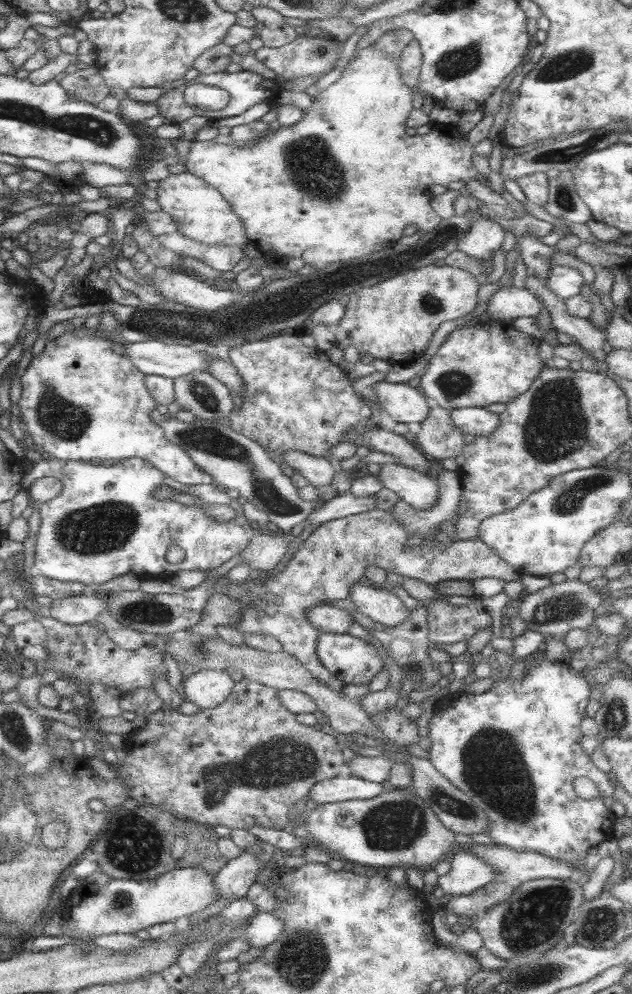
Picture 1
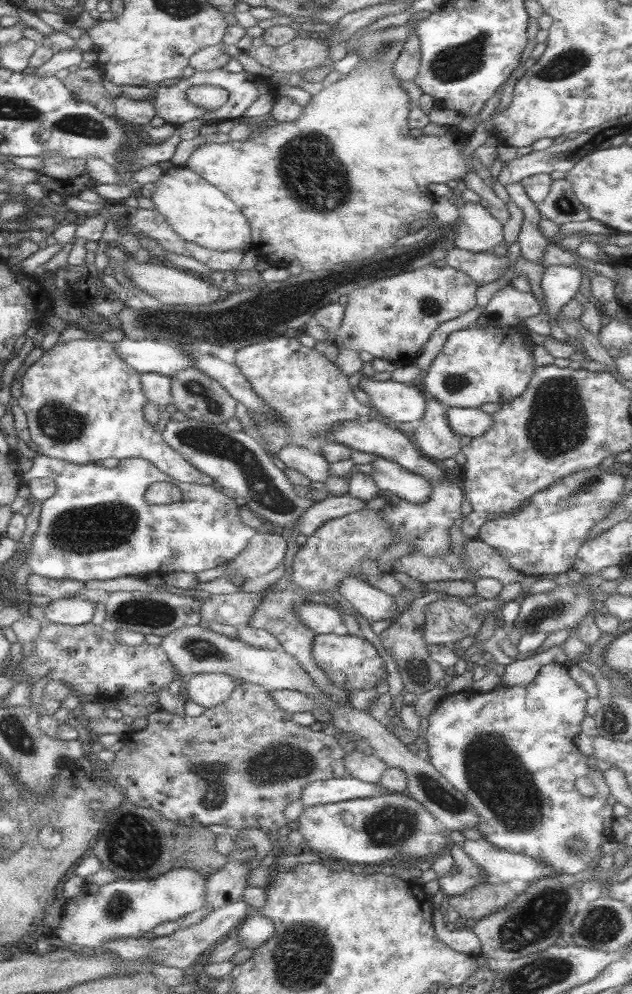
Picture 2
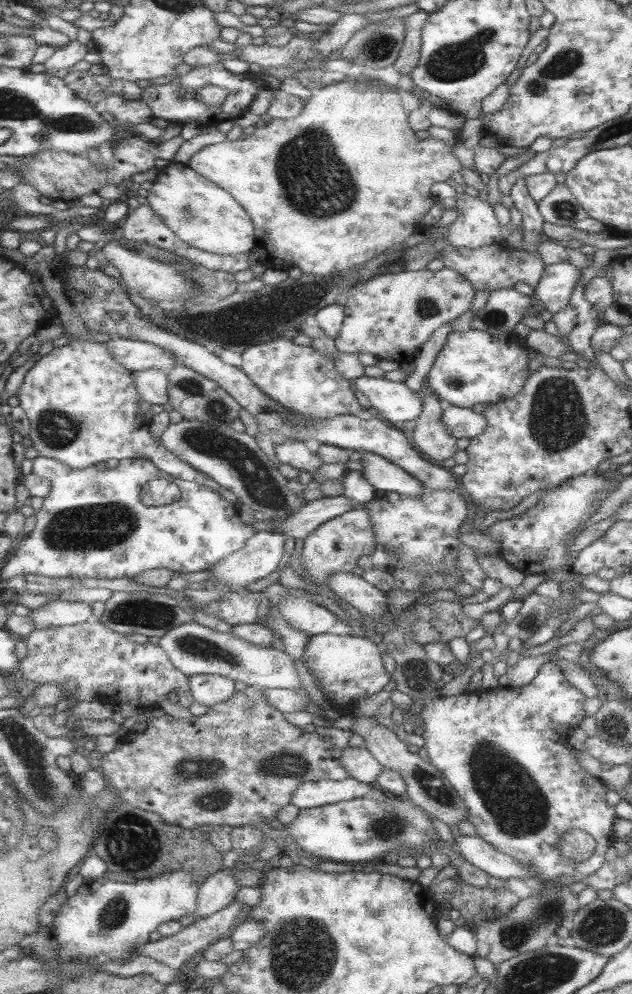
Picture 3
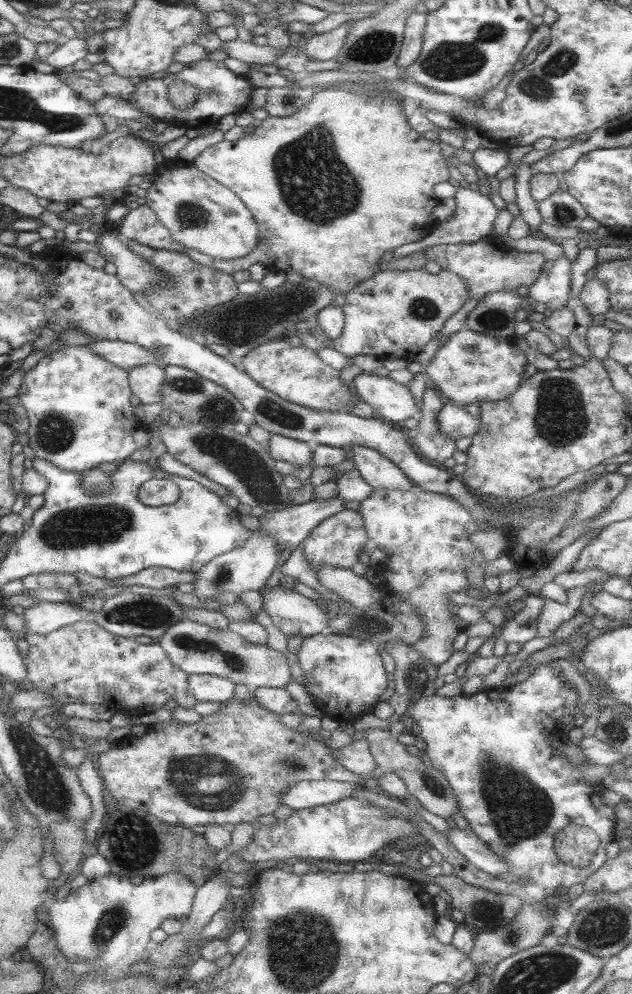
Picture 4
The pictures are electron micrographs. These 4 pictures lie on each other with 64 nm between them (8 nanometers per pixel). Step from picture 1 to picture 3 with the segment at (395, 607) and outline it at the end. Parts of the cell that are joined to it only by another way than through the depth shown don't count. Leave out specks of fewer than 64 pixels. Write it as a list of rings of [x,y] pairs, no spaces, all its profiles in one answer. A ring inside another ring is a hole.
[[[347,572],[331,574],[327,580],[327,590],[337,594],[339,602],[347,608],[357,610],[363,616],[383,616],[387,612],[387,598],[375,586],[367,584],[361,576]]]

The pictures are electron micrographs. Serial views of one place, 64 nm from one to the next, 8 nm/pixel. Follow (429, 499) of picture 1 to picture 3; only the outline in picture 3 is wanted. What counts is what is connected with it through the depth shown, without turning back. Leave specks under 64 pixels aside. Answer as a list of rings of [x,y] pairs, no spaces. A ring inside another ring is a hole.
[[[359,452],[359,456],[361,456],[363,480],[375,492],[383,492],[383,494],[393,492],[409,498],[415,498],[423,492],[423,486],[417,480],[409,478],[407,472],[399,470],[399,466],[395,466],[393,462],[387,462],[385,458],[367,452]]]

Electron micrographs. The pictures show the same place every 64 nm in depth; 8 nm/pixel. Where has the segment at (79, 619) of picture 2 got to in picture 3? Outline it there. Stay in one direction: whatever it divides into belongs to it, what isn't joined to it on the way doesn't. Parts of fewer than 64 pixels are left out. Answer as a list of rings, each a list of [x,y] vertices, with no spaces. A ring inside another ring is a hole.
[[[45,602],[41,608],[29,612],[31,622],[35,624],[35,630],[39,628],[59,628],[59,626],[71,626],[89,622],[91,618],[91,606],[83,602]]]

